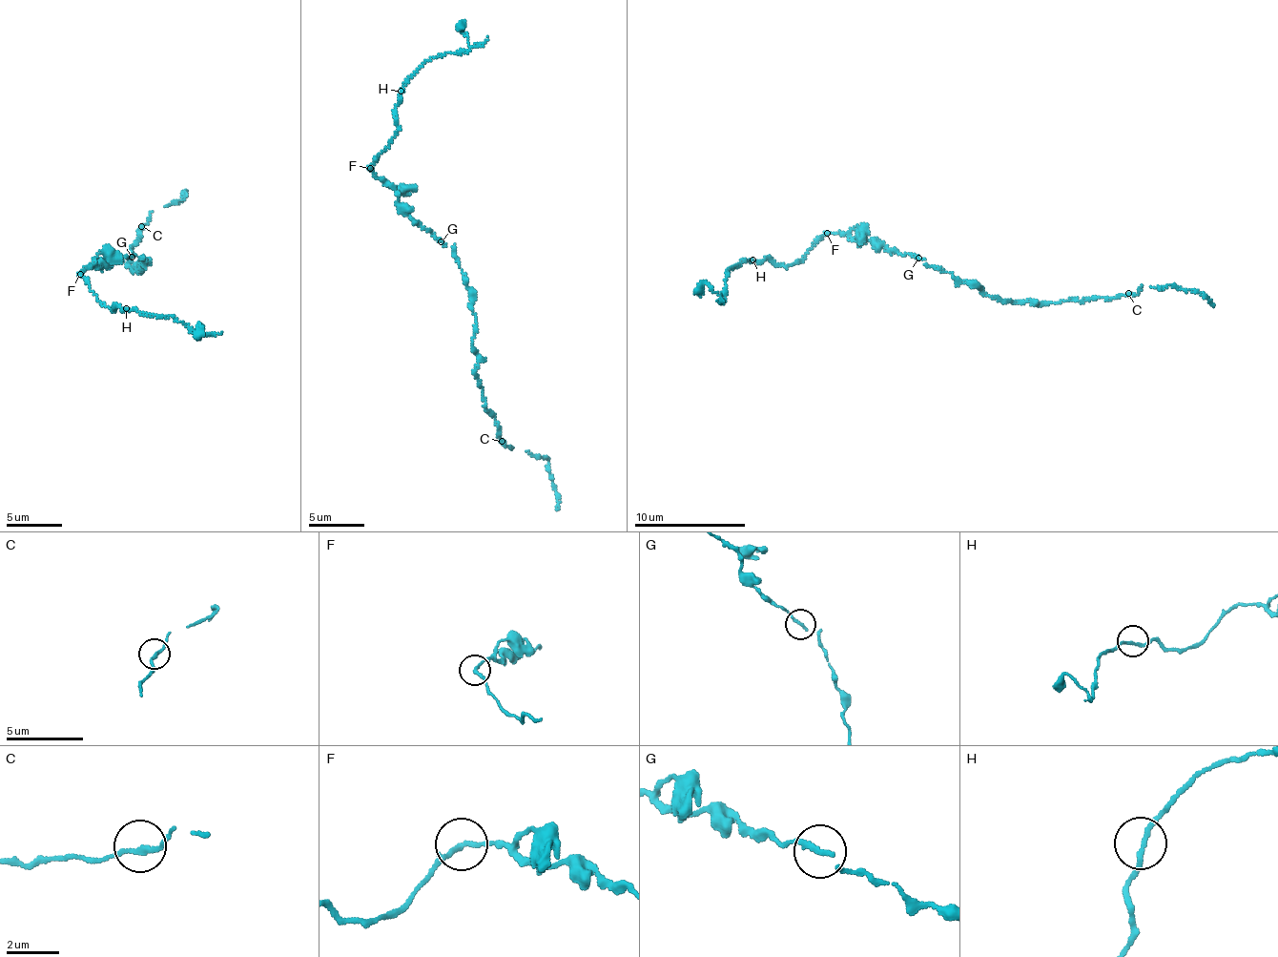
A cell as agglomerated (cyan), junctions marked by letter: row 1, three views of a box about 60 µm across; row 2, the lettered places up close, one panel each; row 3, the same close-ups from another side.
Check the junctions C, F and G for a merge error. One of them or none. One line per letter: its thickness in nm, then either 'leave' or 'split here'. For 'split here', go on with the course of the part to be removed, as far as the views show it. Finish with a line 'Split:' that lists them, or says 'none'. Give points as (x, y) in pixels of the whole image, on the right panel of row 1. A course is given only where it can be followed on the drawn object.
C: 170 nm | leave
F: 180 nm | leave
G: 180 nm | leave
Split: none

